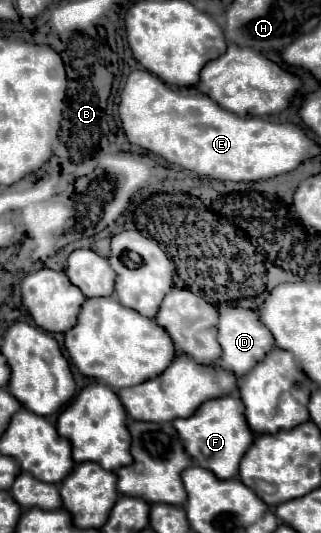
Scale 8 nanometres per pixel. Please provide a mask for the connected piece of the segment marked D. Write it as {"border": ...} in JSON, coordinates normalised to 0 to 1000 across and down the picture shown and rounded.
{"border":[[[688,578],[682,582],[682,608],[676,608],[676,638],[695,657],[682,672],[682,687],[707,698],[726,698],[738,709],[769,702],[801,679],[826,672],[826,664],[850,653],[844,623],[807,604],[794,582],[763,578]]]}

